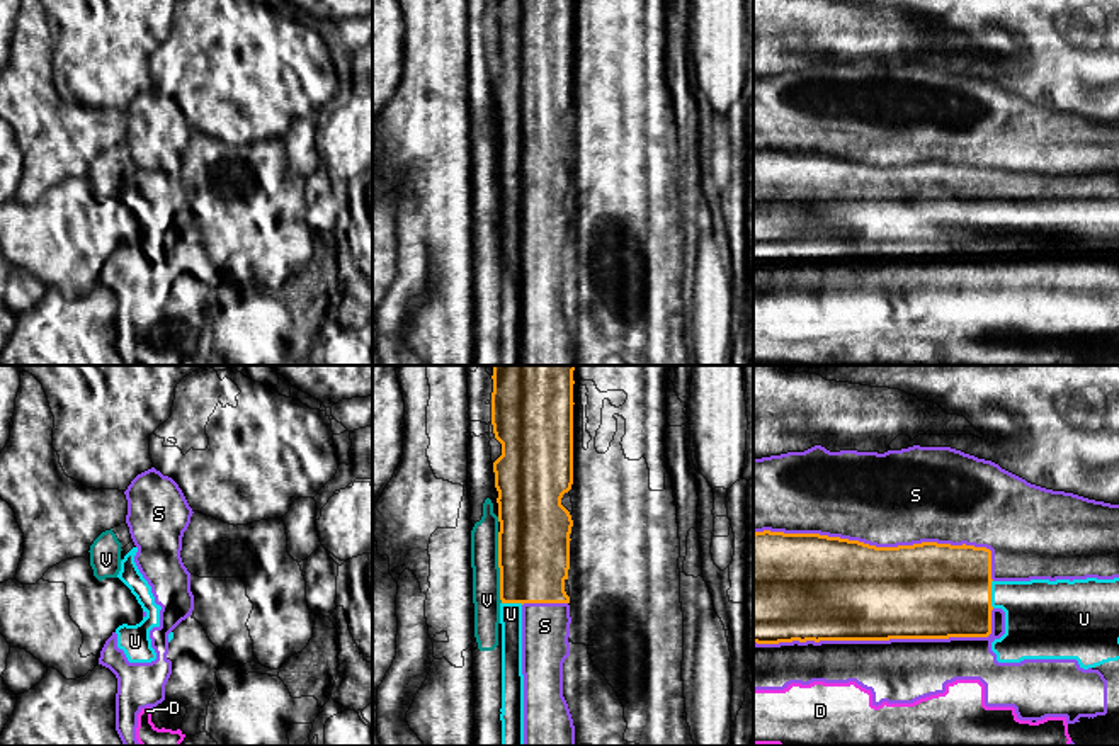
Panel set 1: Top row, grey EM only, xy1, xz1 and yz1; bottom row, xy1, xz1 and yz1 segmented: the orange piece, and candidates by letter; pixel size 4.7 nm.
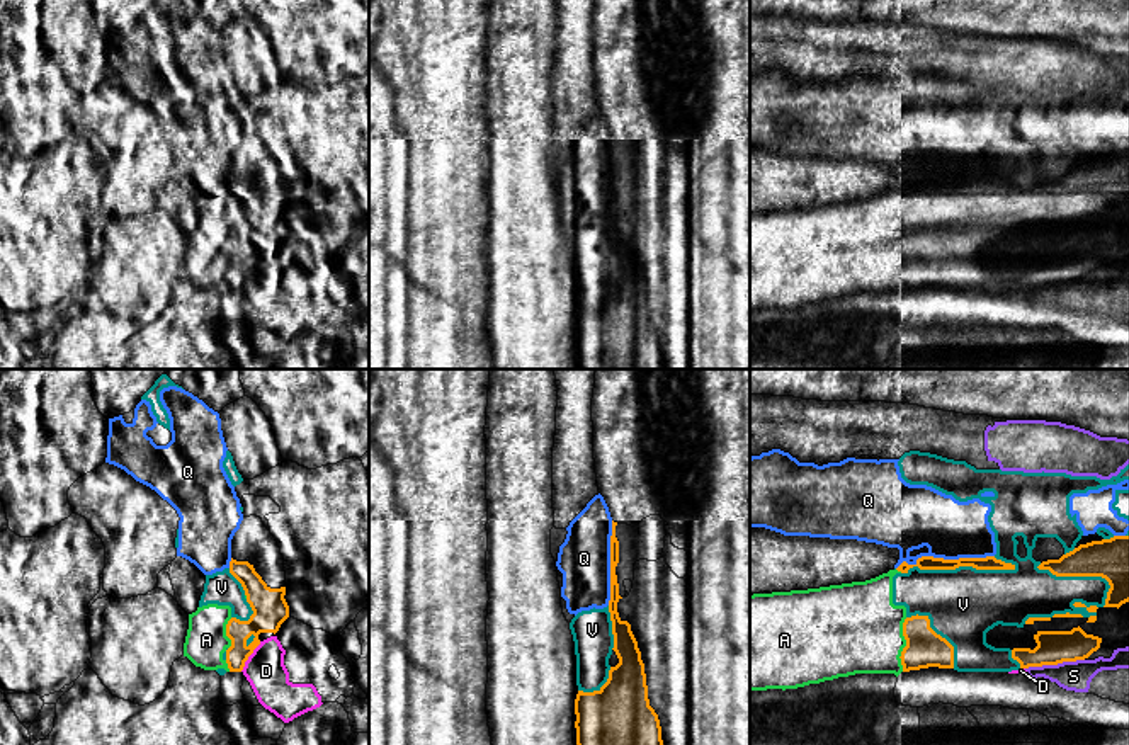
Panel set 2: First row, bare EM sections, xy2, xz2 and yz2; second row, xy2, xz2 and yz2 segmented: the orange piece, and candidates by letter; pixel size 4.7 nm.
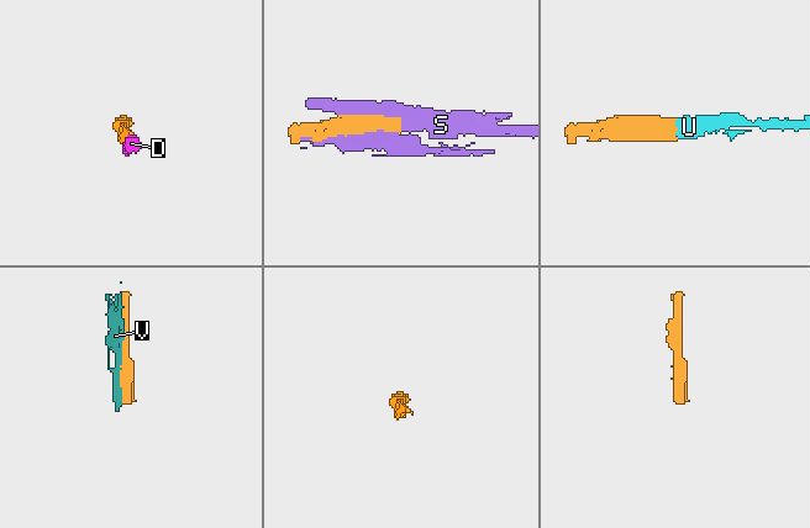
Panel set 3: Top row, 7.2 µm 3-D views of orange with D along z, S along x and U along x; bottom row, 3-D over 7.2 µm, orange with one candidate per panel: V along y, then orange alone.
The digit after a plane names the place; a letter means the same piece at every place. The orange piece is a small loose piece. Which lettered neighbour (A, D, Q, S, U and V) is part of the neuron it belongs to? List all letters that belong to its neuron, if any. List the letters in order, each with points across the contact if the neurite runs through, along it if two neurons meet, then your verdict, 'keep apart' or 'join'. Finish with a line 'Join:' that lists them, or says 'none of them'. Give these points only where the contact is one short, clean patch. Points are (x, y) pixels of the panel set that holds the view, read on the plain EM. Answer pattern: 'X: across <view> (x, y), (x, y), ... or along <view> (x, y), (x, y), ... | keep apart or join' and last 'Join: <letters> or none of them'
A: join
D: keep apart
Q: keep apart
S: keep apart
U: join
V: keep apart
Join: A, U

